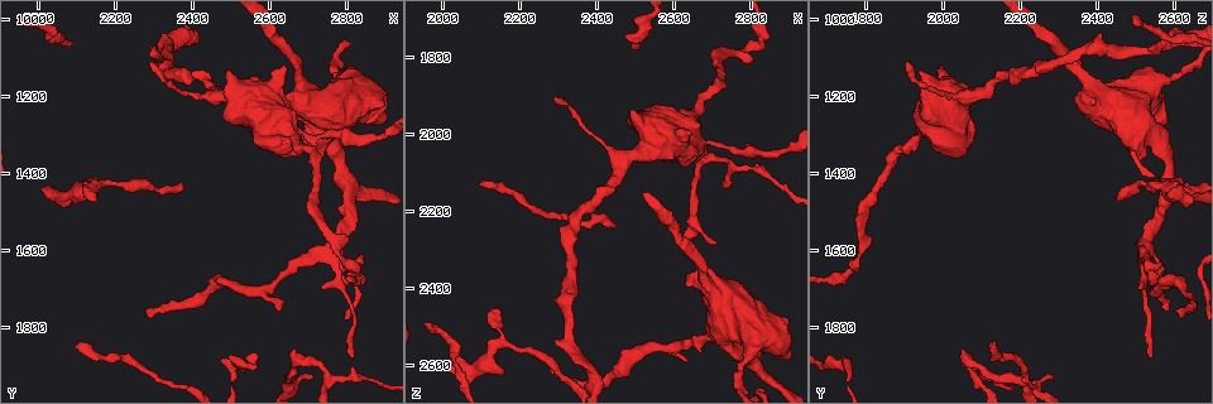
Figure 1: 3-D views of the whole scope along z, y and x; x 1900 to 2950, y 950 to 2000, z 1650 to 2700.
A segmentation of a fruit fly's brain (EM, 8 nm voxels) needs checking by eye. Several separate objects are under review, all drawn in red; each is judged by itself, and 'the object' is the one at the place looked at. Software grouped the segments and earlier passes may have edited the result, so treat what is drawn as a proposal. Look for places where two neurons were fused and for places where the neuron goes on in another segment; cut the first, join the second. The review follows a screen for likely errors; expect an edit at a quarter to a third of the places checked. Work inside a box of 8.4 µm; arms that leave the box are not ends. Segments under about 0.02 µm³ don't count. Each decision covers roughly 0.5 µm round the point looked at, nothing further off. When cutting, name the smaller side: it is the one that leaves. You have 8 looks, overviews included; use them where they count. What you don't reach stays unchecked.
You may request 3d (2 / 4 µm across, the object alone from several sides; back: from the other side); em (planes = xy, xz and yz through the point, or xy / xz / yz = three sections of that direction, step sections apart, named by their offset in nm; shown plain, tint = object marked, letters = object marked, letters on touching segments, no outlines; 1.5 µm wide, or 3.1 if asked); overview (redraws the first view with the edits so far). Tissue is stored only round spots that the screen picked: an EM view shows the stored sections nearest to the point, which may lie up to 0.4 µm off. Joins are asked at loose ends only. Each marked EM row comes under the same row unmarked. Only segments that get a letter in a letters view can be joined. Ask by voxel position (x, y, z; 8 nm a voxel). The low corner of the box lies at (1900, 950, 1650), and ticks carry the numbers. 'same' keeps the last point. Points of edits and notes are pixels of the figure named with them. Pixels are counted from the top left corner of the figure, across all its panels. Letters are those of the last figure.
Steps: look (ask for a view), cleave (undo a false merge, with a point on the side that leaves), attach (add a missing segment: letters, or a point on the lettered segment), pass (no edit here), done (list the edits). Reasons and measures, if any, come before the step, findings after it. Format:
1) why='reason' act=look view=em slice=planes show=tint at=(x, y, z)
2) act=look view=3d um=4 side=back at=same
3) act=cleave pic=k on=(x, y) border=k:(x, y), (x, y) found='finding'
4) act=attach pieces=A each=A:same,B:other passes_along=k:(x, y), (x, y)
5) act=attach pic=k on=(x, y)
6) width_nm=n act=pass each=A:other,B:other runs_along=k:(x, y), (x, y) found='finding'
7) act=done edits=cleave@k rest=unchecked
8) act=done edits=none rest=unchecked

why='an open end' act=look view=em slice=planes show=tint at=(2280, 1110, 1900)

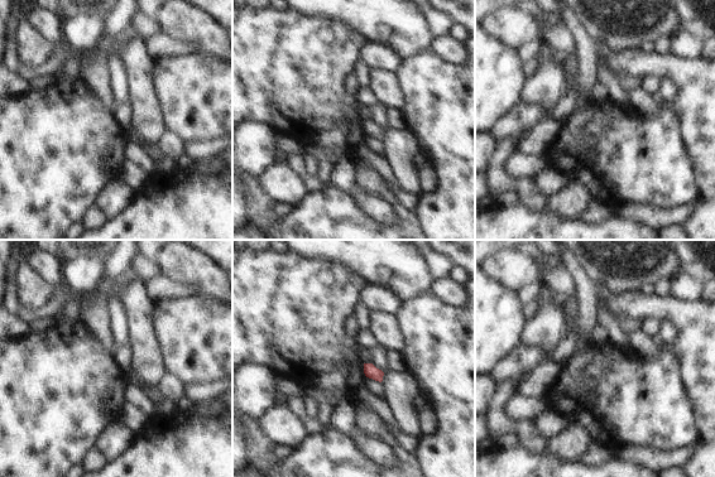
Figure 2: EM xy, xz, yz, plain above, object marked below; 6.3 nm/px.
act=look view=em slice=planes show=letters at=same

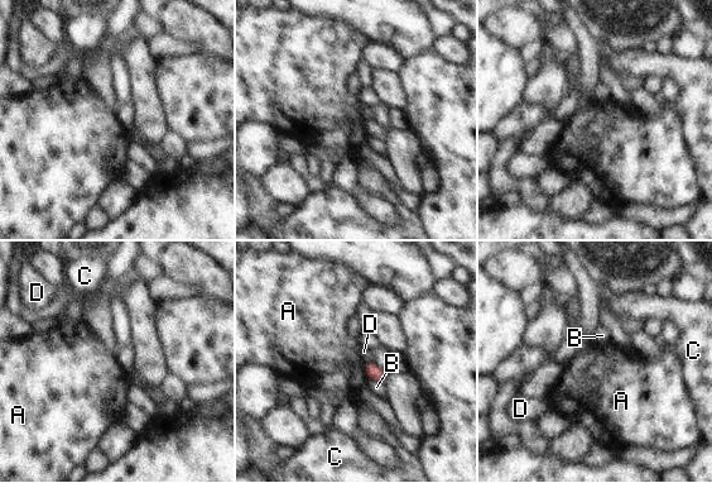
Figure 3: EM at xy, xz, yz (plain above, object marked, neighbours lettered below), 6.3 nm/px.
width_nm=90 act=pass each=A:other,B:other,C:other,D:other border=3:(365, 364), (365, 372), (369, 377) found='none of them fits'

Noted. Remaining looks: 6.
why='thin end' act=look view=em slice=planes show=letters at=(2705, 1930, 2285)

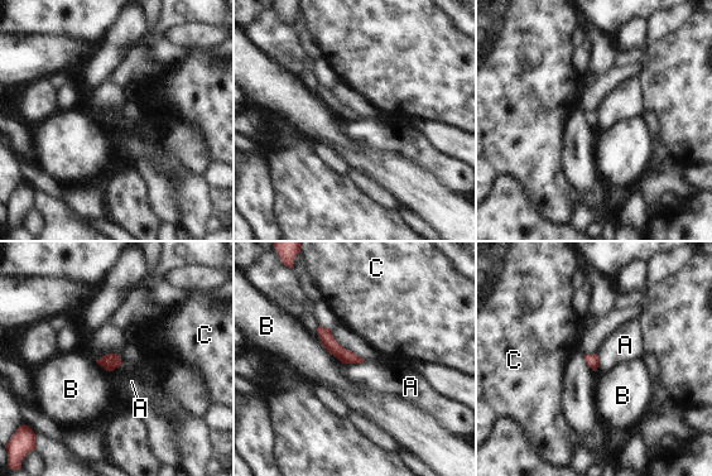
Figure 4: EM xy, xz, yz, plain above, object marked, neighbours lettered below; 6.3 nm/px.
act=pass each=A:other,B:other,C:other runs_along=4:(321, 331), (340, 352), (357, 360) found='no lettered segment goes on from it'

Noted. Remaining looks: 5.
why='sudden change in width' act=look view=em slice=xz step=8 show=tint at=(2210, 1420, 2560)

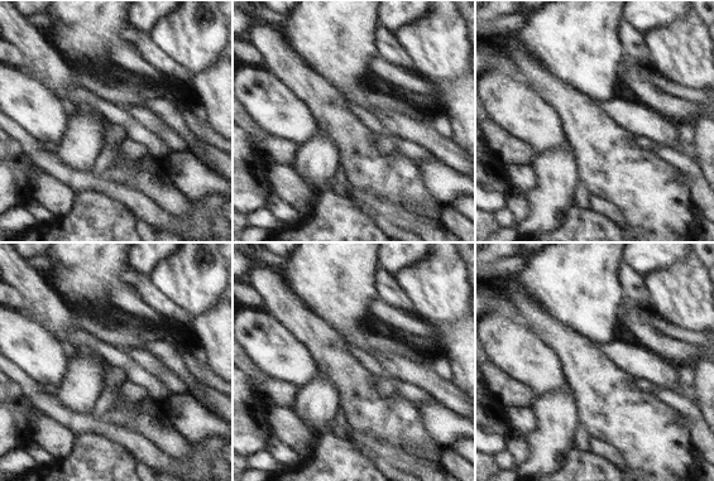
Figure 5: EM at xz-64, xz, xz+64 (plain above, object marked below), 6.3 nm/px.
act=look view=em slice=planes show=letters at=same

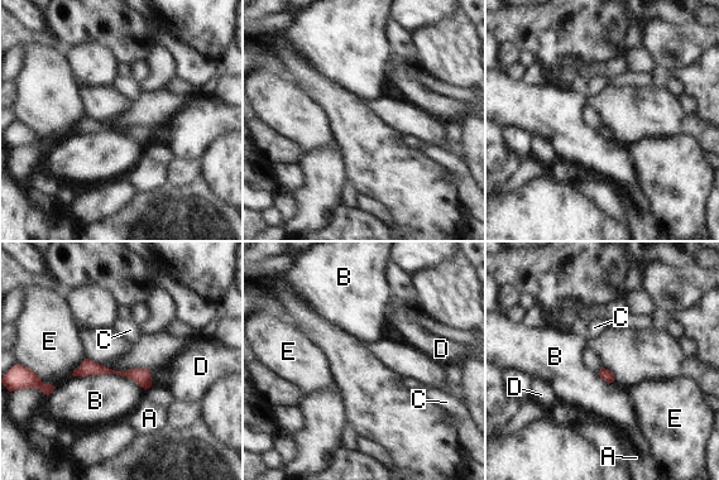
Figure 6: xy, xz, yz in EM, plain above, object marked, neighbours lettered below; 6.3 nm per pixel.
width_nm=70 act=pass each=A:other,B:other,C:other,D:other,E:other found='all the same neuron'

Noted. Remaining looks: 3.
act=done edits=none rest=unchecked

